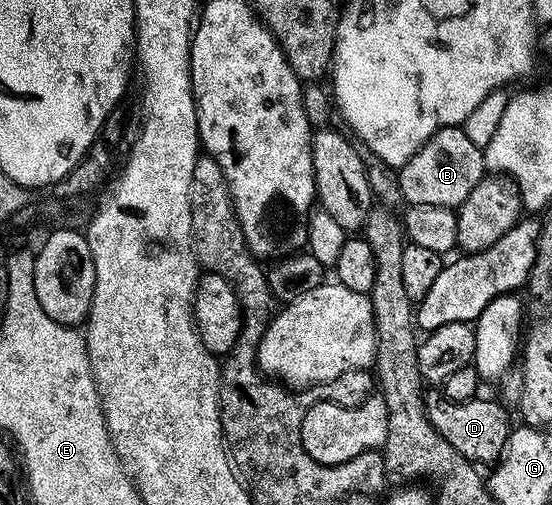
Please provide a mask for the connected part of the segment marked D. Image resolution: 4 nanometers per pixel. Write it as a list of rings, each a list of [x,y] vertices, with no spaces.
[[[431,389],[424,394],[423,405],[427,420],[437,434],[464,459],[476,464],[494,464],[506,445],[507,437],[513,430],[513,422],[507,414],[508,408],[502,402],[476,397],[464,403],[444,399],[438,390]]]

